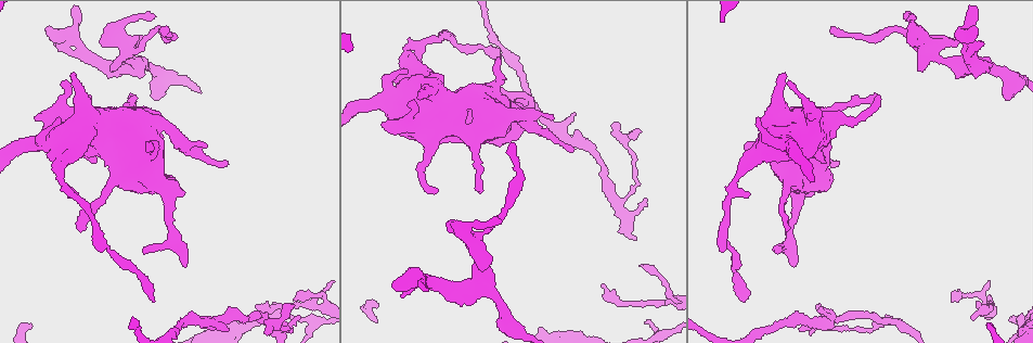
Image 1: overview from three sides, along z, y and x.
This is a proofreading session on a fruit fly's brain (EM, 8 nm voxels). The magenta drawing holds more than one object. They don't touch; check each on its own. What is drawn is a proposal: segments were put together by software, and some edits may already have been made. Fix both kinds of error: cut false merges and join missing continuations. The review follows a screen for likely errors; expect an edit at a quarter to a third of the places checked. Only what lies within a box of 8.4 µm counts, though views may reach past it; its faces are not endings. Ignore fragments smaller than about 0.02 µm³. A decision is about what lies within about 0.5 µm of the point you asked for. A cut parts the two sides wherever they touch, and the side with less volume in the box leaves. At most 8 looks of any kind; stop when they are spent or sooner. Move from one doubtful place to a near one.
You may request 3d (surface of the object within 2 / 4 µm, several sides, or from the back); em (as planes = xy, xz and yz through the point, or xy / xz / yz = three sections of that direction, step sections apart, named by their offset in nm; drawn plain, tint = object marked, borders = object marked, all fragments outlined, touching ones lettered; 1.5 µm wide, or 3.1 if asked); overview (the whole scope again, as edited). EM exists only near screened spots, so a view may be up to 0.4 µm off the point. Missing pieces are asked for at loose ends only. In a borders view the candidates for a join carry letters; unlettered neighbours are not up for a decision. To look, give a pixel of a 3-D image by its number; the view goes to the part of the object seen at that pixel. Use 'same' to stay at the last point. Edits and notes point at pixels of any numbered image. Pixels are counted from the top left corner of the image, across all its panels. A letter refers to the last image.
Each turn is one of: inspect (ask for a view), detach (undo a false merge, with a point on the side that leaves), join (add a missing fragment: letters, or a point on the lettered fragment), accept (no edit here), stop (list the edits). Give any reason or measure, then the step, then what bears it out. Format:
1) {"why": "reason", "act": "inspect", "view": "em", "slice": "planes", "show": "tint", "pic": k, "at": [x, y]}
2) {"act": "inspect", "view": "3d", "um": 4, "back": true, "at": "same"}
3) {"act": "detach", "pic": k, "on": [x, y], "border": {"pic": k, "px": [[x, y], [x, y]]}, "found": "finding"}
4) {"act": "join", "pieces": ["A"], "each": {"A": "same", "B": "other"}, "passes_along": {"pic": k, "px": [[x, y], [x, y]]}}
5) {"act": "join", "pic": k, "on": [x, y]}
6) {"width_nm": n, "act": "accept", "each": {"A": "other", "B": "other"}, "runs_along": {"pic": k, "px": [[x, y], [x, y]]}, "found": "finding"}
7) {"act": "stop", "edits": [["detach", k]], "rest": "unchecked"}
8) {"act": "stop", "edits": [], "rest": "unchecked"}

{"why": "an open end", "act": "inspect", "view": "3d", "um": 2, "pic": 1, "at": [886, 314]}

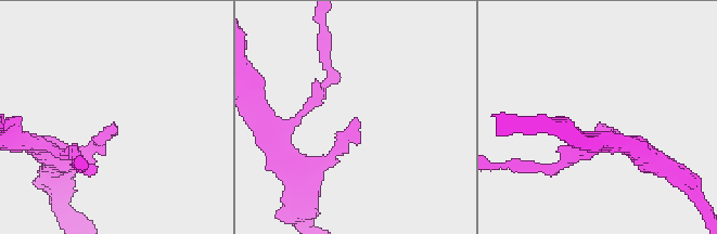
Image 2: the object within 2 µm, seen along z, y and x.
{"act": "inspect", "view": "em", "slice": "planes", "show": "borders", "pic": 2, "at": [599, 121]}

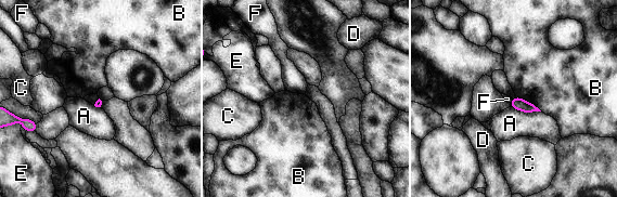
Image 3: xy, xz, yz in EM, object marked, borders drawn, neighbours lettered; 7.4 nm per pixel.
{"act": "accept", "each": {"A": "other", "B": "other", "C": "other", "D": "other", "E": "other", "F": "other"}, "border": {"pic": 3, "px": [[516, 96], [534, 103], [541, 110]]}, "found": "none of them fits"}

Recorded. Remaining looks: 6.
{"why": "free end", "act": "inspect", "view": "em", "slice": "planes", "show": "borders", "pic": 1, "at": [153, 300]}

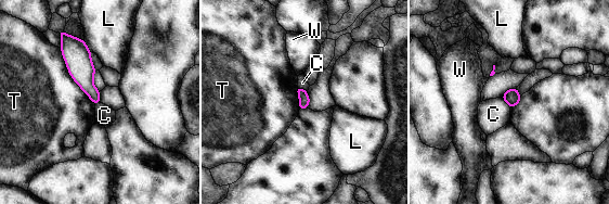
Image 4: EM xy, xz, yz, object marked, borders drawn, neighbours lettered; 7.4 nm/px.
{"act": "accept", "each": {"C": "other", "L": "other", "T": "other", "W": "other"}, "border": {"pic": 4, "px": [[60, 47], [68, 74], [94, 104]]}, "found": "none of them fits"}

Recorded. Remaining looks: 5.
{"why": "thick turns thin", "act": "inspect", "view": "em", "slice": "xy", "step": 4, "show": "tint", "pic": 1, "at": [108, 190]}

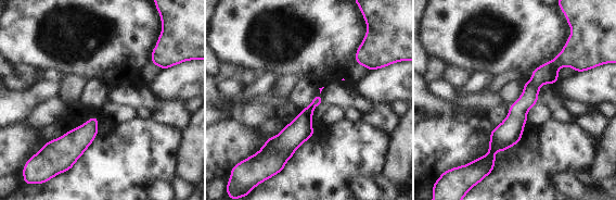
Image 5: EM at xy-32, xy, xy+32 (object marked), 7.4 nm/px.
{"act": "inspect", "view": "em", "slice": "planes", "show": "borders", "at": "same"}

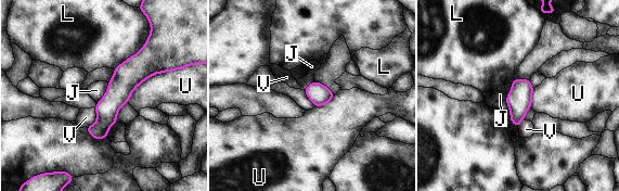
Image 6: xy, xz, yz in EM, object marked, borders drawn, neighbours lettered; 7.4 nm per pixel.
{"act": "accept", "each": {"J": "other", "L": "other", "U": "other", "V": "other"}, "runs_along": {"pic": 6, "px": [[163, 47], [119, 90], [97, 136]]}, "found": "one neuron here"}

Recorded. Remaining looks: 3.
{"why": "free end", "act": "inspect", "view": "em", "slice": "xy", "step": 8, "show": "borders", "pic": 1, "at": [53, 125]}

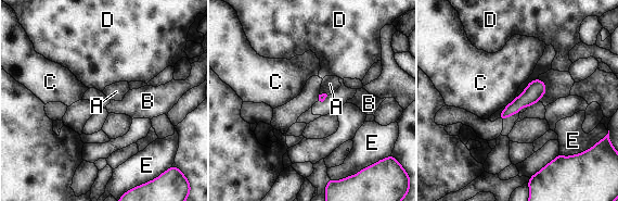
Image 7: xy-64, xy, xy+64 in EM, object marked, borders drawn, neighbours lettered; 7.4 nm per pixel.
{"act": "inspect", "view": "em", "slice": "yz", "step": 4, "show": "borders", "at": "same"}

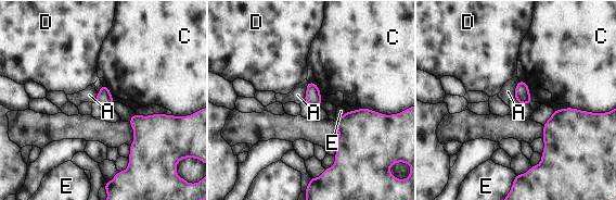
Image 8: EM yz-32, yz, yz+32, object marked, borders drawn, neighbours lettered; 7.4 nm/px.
{"act": "accept", "each": {"A": "other", "C": "other", "D": "other", "E": "other"}, "border": {"pic": 8, "px": [[361, 108], [392, 115]]}, "found": "none of them fits"}

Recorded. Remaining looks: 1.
{"act": "stop", "edits": [], "rest": "unchecked"}

